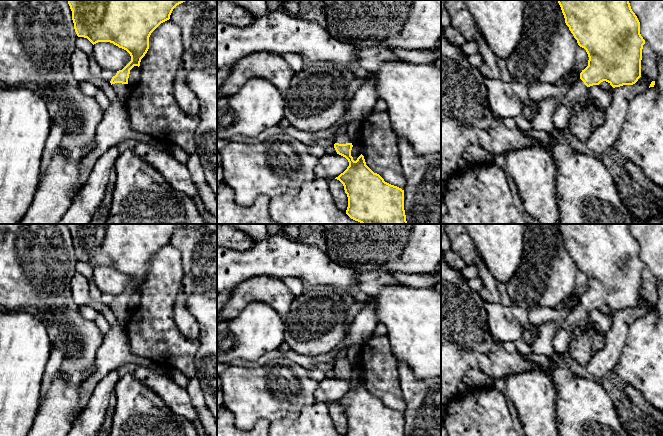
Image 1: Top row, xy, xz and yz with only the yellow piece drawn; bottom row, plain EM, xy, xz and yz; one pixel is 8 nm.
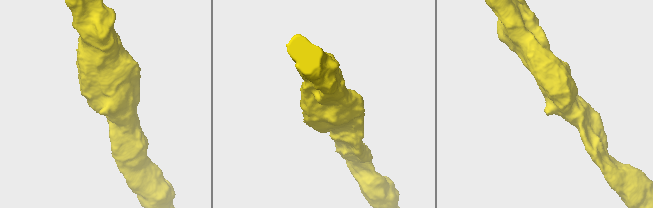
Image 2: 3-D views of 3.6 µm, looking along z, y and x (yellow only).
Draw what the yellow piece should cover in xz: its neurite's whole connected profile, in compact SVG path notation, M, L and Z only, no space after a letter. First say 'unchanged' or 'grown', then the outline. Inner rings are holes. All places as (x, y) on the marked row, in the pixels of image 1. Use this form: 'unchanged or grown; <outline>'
grown; M347 134L339 135L335 139L334 148L337 154L345 157L349 166L335 179L339 180L348 197L346 214L361 224L407 224L404 210L404 190L391 185L367 165L361 154L356 161L351 156L352 143Z

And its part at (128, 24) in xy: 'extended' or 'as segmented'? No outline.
extended

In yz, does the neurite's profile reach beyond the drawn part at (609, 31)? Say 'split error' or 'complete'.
split error

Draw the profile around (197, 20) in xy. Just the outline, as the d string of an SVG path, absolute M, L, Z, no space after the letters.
M186 0L173 9L170 20L181 29L184 49L174 97L186 114L195 115L200 103L186 83L185 72L200 69L217 74L217 0Z

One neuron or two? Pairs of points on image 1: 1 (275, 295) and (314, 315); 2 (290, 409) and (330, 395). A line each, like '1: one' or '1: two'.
1: two
2: two

